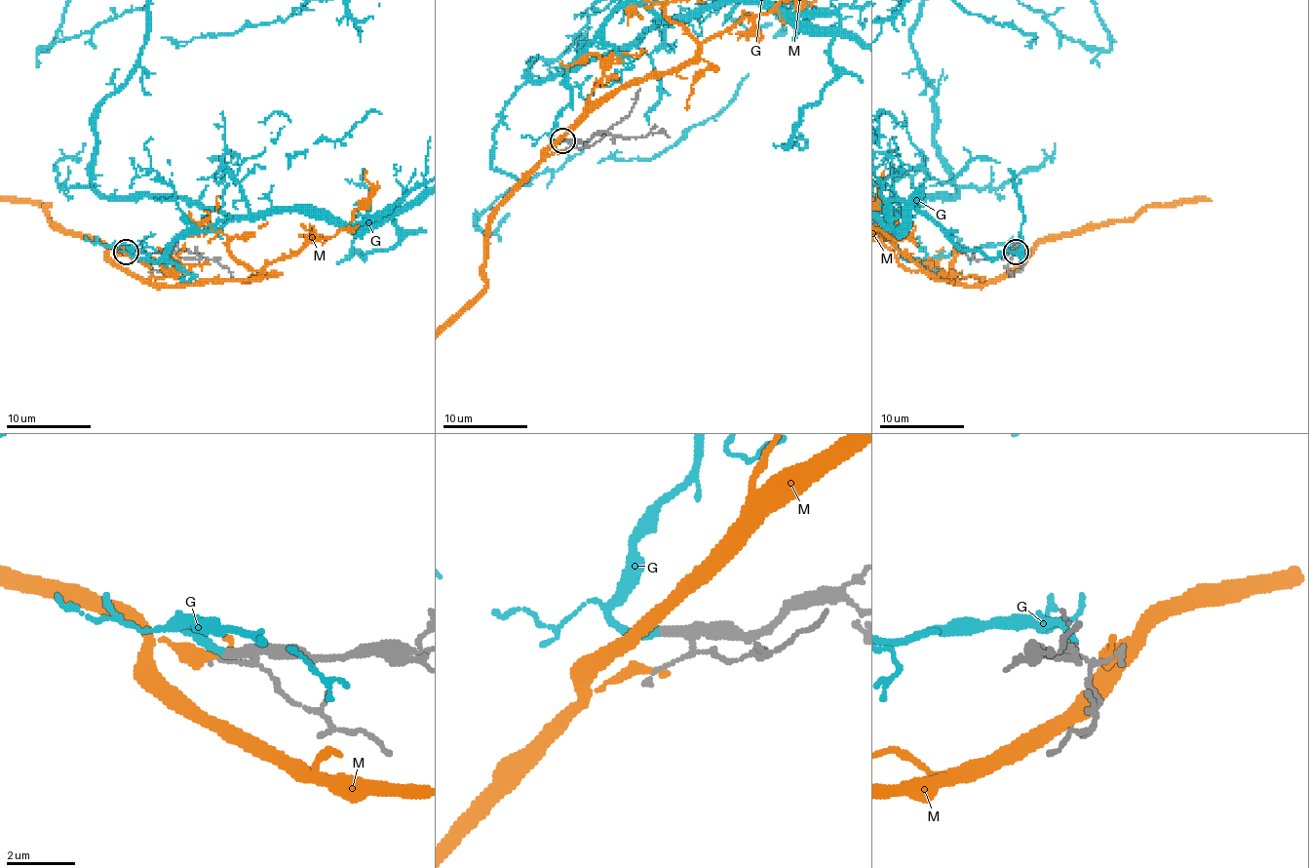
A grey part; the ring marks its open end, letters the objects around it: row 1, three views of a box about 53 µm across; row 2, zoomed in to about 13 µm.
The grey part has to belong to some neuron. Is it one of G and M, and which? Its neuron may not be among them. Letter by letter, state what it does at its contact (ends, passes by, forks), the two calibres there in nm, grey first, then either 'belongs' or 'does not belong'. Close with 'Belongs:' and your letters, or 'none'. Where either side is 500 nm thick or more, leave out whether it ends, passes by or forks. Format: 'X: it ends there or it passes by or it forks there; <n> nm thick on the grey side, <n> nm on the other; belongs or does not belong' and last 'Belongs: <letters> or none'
G: it ends there; 260 nm thick on the grey side, 280 nm on the other; belongs
M: it ends there; 150 nm thick on the grey side, 360 nm on the other; does not belong
Belongs: G

